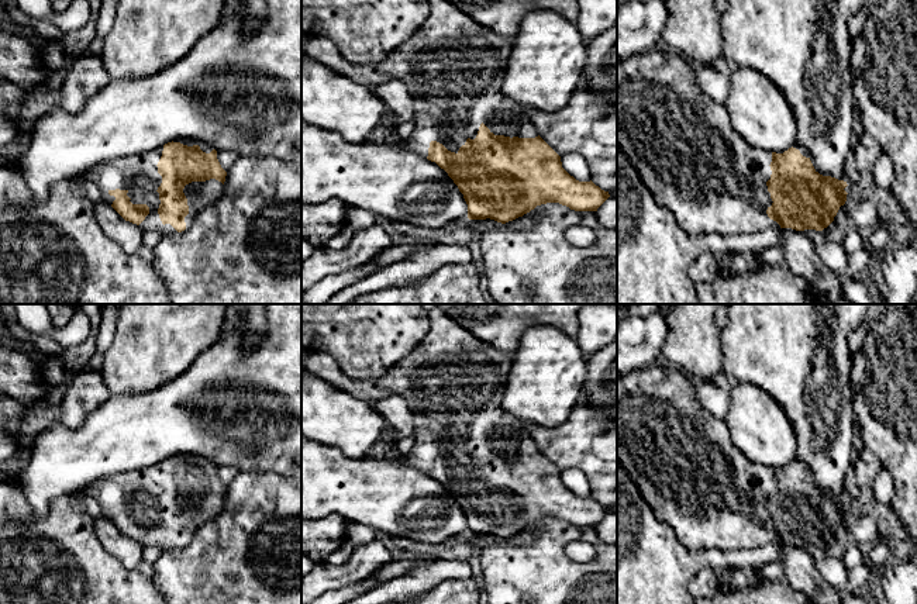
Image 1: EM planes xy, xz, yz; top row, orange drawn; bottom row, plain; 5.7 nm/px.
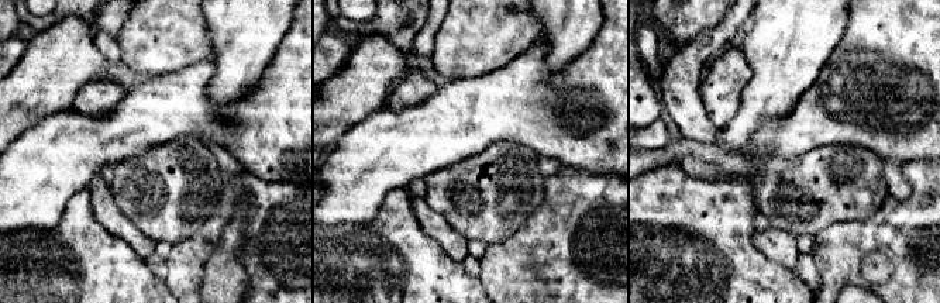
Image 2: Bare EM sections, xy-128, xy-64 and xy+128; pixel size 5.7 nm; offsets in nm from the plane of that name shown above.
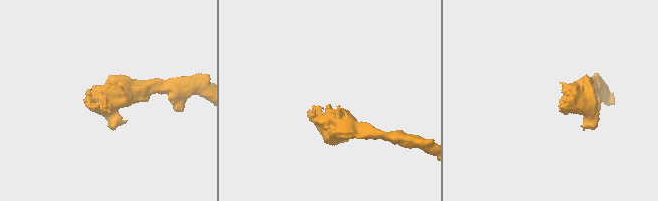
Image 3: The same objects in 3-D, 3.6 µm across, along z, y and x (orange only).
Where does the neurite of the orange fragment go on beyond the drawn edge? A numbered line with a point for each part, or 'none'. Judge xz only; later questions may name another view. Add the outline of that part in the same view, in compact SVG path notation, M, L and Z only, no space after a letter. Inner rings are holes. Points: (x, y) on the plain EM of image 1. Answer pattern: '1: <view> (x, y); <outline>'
1: xz (452, 382); M438 306L428 311L428 320L430 328L421 344L378 380L349 379L337 360L324 352L304 352L304 369L363 401L370 403L390 394L403 397L414 415L416 442L411 452L401 455L401 459L407 466L423 473L428 472L431 456L437 456L448 466L458 469L468 453L476 453L482 438L494 451L538 452L538 446L527 432L528 424L517 420L501 407L513 355L478 339Z

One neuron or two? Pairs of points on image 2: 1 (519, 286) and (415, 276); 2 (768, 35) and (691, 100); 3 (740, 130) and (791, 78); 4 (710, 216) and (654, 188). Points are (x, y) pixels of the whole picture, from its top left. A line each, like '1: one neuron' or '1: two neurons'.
1: two neurons
2: two neurons
3: one neuron
4: one neuron

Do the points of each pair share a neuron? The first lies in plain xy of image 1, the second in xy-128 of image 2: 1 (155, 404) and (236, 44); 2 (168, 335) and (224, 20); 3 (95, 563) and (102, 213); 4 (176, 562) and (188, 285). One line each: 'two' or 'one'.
1: two
2: two
3: two
4: one

